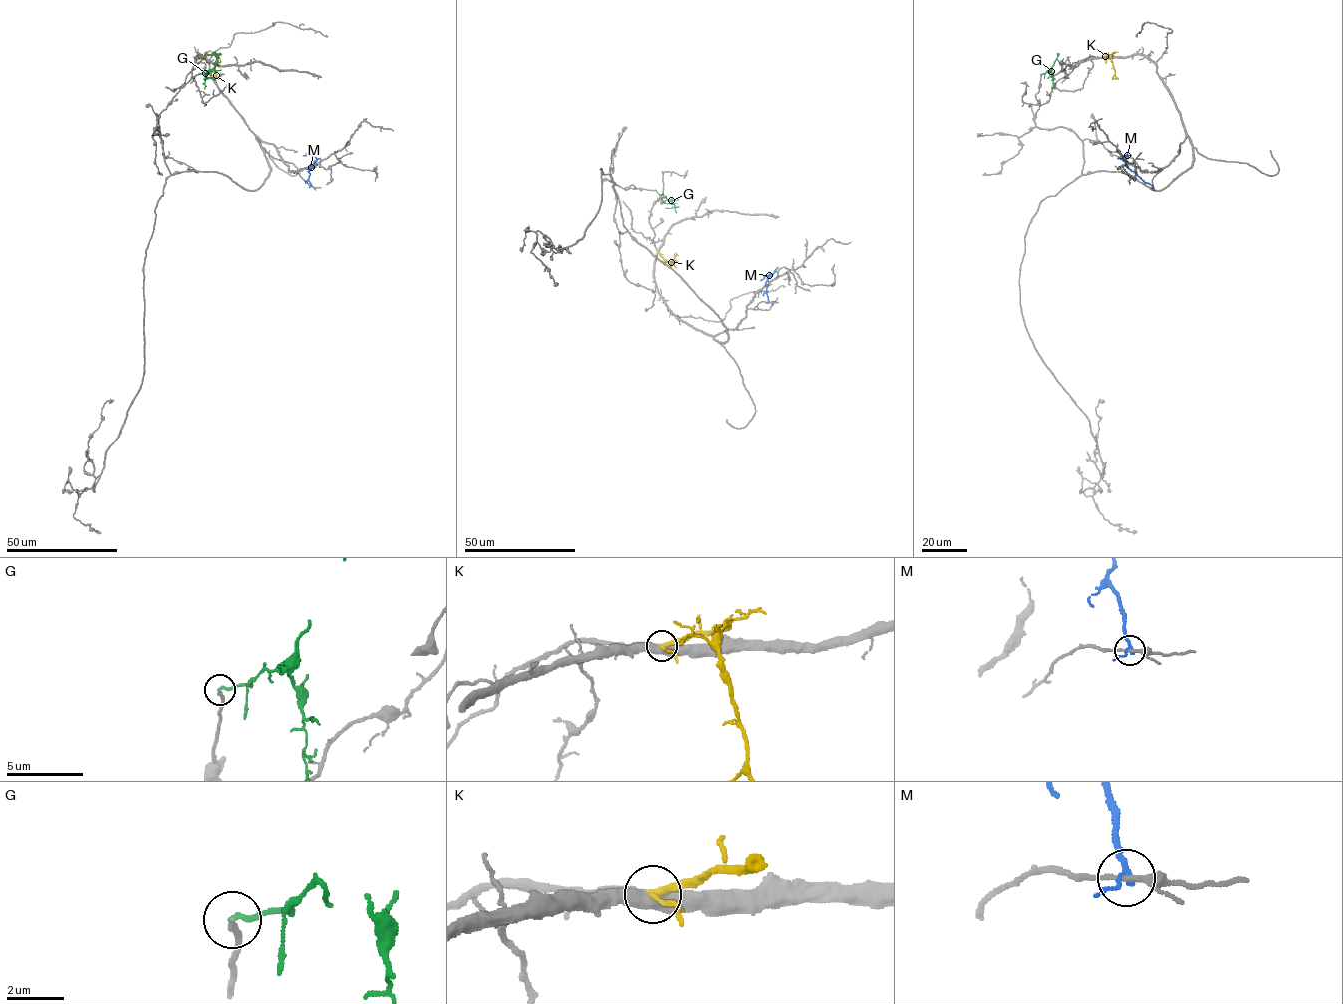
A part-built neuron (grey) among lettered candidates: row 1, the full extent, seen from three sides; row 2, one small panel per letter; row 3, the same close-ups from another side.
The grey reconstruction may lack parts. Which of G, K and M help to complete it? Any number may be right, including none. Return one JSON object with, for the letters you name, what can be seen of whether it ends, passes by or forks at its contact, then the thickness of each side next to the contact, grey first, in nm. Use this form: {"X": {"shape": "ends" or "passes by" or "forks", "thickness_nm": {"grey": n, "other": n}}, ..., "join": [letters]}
{"join": []}

